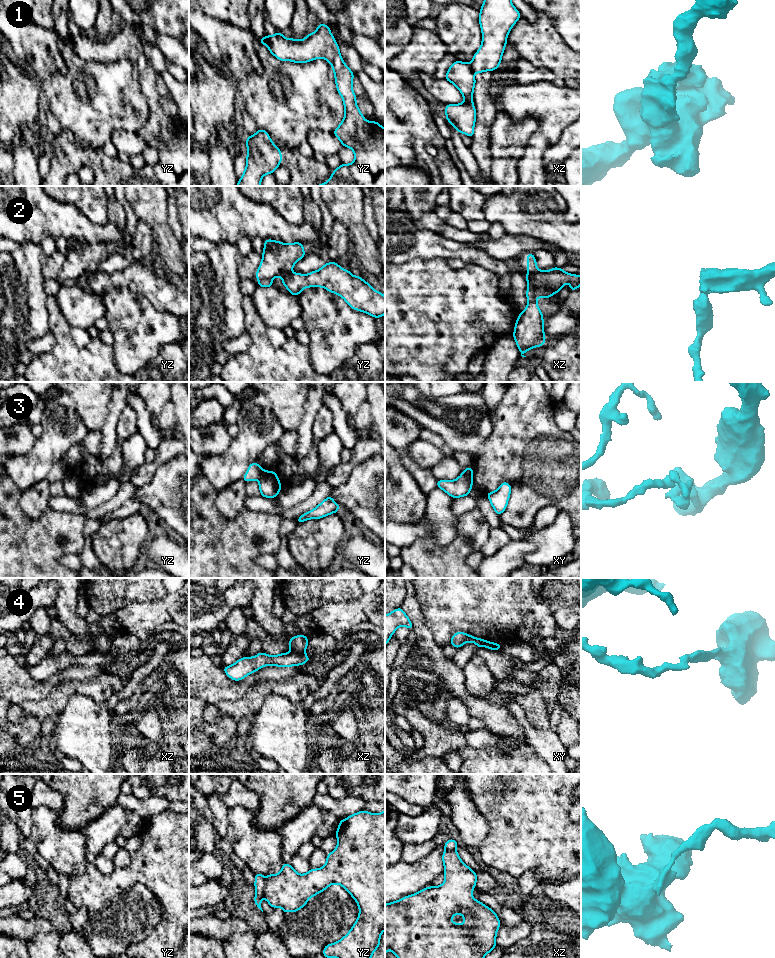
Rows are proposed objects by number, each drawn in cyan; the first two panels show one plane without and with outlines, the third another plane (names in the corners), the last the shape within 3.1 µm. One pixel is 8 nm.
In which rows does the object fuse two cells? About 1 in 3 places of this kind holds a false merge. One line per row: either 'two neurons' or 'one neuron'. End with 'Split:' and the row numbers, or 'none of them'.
1: two neurons
2: two neurons
3: two neurons
4: two neurons
5: two neurons
Split: 1, 2, 3, 4, 5

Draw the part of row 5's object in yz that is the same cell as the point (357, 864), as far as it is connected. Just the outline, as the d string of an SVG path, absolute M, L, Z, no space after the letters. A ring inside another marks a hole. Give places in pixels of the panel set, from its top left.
M361 810L339 821L335 834L337 846L327 854L323 867L310 869L301 875L290 864L283 863L279 874L270 874L265 878L264 898L271 908L281 907L284 913L296 912L307 904L309 898L321 893L331 884L341 885L358 904L359 916L350 931L336 943L327 944L322 954L325 958L371 958L380 946L380 936L385 930L385 810L377 814Z

